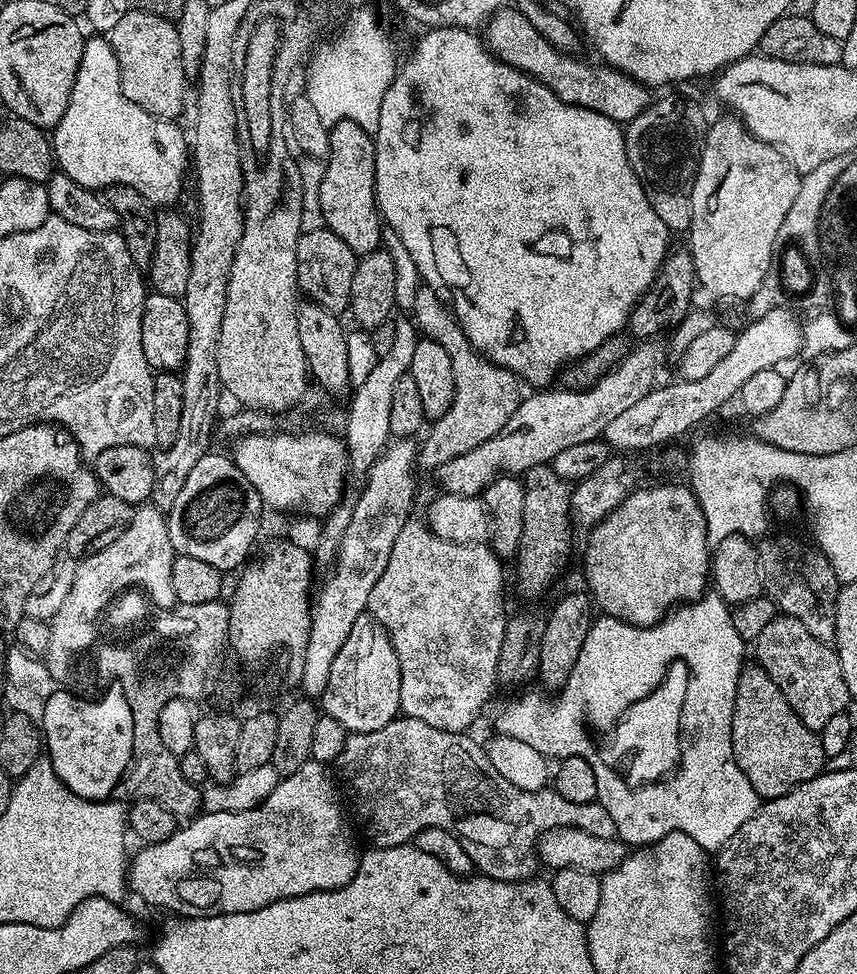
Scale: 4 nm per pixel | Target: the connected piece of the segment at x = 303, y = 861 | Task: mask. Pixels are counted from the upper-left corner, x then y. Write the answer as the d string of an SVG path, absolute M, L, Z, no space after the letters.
M310 759L294 774L283 777L274 792L256 808L244 812L205 811L170 838L141 847L141 852L130 860L131 891L136 891L146 903L172 912L168 914L191 918L246 914L279 900L346 886L358 870L362 852L352 845L352 828L340 809L328 771L325 765Z

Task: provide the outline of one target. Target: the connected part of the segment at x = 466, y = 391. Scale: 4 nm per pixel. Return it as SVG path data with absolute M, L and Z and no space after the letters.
M422 286L417 290L410 316L427 339L438 342L438 346L446 346L446 354L450 354L450 362L454 366L454 402L444 417L435 421L432 429L427 429L429 432L424 444L422 440L423 451L425 448L428 453L441 456L466 454L474 450L474 446L482 446L482 442L494 438L494 434L498 434L502 426L510 422L510 414L514 414L522 399L521 381L510 369L487 360L473 346L456 321L451 307L438 298L433 288Z

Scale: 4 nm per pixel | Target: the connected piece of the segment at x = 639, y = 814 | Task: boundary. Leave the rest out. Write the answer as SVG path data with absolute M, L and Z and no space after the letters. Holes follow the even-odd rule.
M714 590L705 591L699 599L692 603L683 603L672 608L663 620L655 627L636 628L629 627L625 621L616 617L601 615L593 619L589 626L589 633L582 645L581 654L574 662L573 670L569 675L564 687L551 696L540 692L528 692L517 700L512 700L496 716L497 733L514 738L522 738L522 742L530 742L530 746L540 749L542 755L549 758L563 758L565 756L581 756L594 770L598 778L598 794L596 799L606 811L610 818L614 818L616 836L629 846L647 846L658 842L666 834L671 832L685 832L702 846L709 854L719 853L721 848L738 834L738 830L760 808L762 797L756 793L754 786L750 786L750 778L742 774L738 762L734 758L732 749L732 719L734 718L734 698L738 690L738 678L740 669L745 667L744 648L746 641L734 630L731 622L732 608ZM620 752L626 754L626 758L632 762L632 766L618 766L620 764Z

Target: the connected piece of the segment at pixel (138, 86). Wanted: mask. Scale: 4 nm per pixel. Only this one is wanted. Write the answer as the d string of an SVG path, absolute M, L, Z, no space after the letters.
M129 10L126 18L120 19L118 26L114 26L110 39L118 58L122 94L126 94L134 106L142 106L142 110L158 119L175 121L176 115L184 108L186 83L179 27L166 17L158 17L152 12Z

